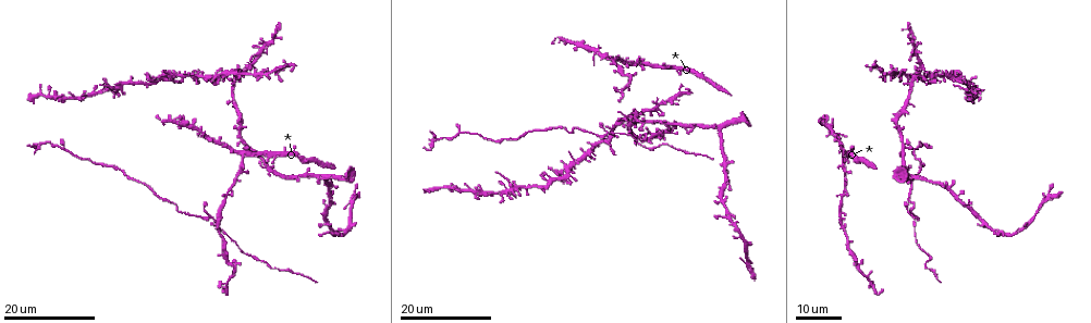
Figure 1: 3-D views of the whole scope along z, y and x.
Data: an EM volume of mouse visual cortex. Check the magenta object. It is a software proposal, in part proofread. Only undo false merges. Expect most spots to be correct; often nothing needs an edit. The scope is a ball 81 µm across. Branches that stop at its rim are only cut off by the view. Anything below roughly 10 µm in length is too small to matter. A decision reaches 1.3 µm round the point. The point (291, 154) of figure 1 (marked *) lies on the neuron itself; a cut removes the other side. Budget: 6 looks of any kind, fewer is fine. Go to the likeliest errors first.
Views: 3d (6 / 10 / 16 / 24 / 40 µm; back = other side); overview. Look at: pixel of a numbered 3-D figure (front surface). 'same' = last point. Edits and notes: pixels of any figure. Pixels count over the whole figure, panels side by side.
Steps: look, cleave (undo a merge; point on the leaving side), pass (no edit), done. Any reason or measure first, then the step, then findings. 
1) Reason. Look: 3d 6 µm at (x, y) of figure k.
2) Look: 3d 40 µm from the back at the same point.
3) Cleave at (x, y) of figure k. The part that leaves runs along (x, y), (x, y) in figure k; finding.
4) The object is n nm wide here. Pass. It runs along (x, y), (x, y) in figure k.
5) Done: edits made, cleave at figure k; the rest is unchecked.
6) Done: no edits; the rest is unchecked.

Two arms in line, one across. Look: 3d 24 µm at (913, 218) of figure 1.

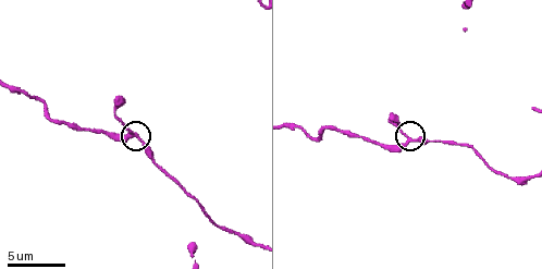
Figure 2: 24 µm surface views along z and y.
Closer look. Look: 3d 10 µm at (414, 140) of figure 2.

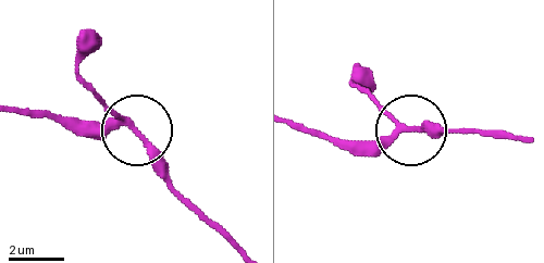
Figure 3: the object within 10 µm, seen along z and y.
Pass. All the same neuron.

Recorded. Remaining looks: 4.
Sudden change in width. Look: 3d 10 µm at (43, 101) of figure 2.

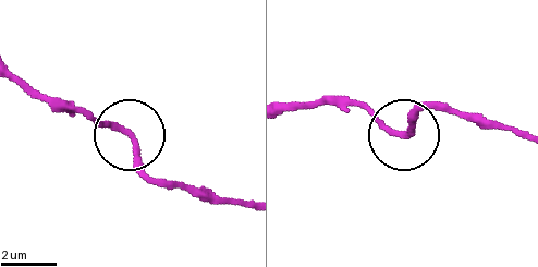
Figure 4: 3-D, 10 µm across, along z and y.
Pass. It runs along (247, 205), (156, 181), (127, 136), (74, 109) in figure 4; all the same neuron.

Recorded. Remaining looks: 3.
Three arms meet. Look: 3d 16 µm at (912, 83) of figure 1.

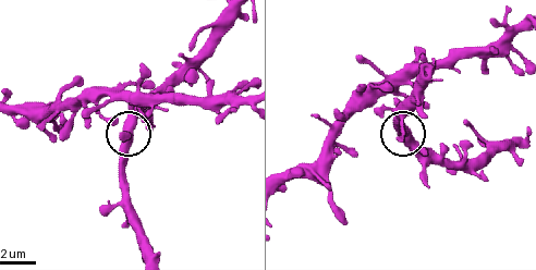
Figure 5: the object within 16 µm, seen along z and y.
Closer look. Look: 3d 6 µm at the same point.

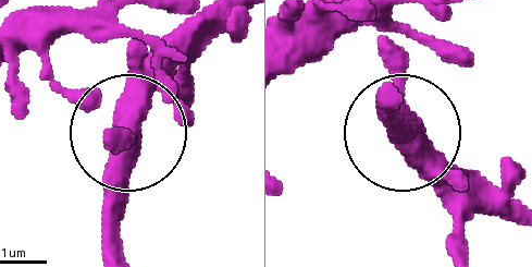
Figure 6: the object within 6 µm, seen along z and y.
Look: 3d 6 µm from the back at the same point.

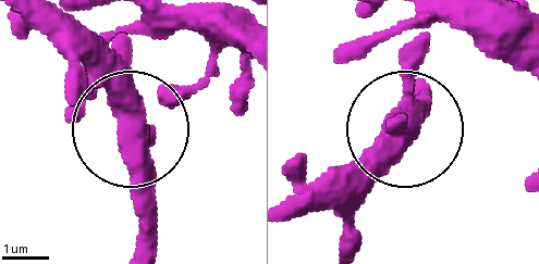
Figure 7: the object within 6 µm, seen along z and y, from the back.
3 arms meet here. Pass. It runs along (145, 246), (145, 152), (90, 51) in figure 7; one neuron here.

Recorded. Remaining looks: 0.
Done: no edits; the rest is unchecked.

